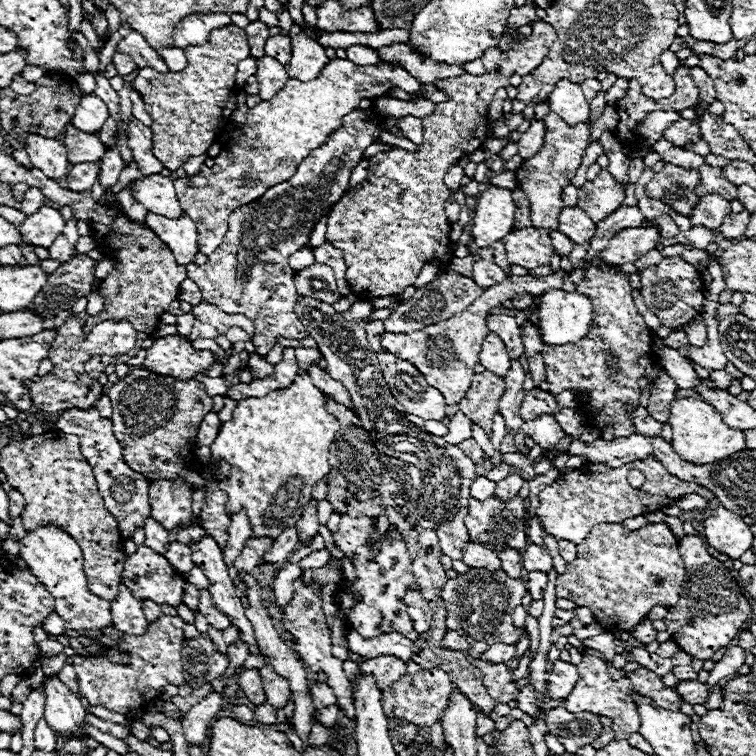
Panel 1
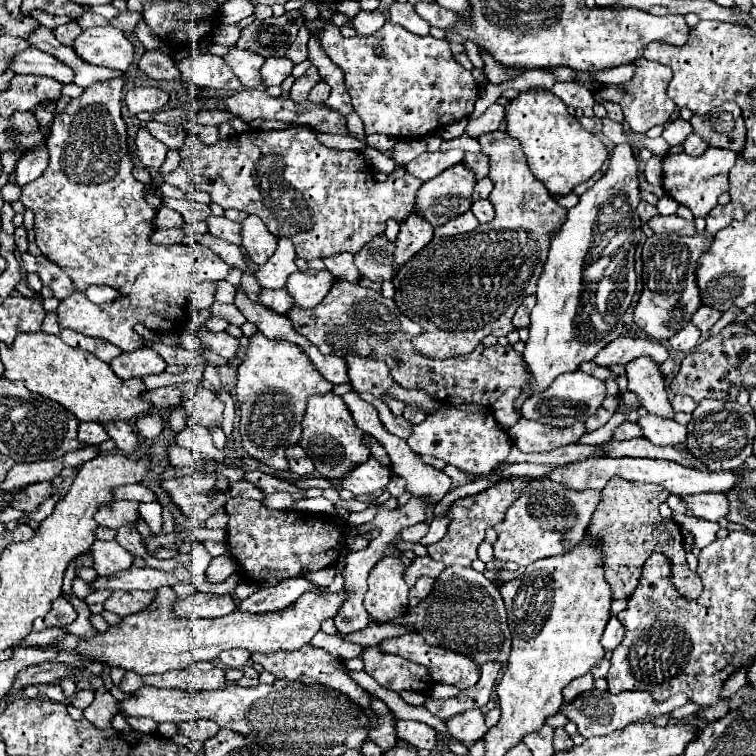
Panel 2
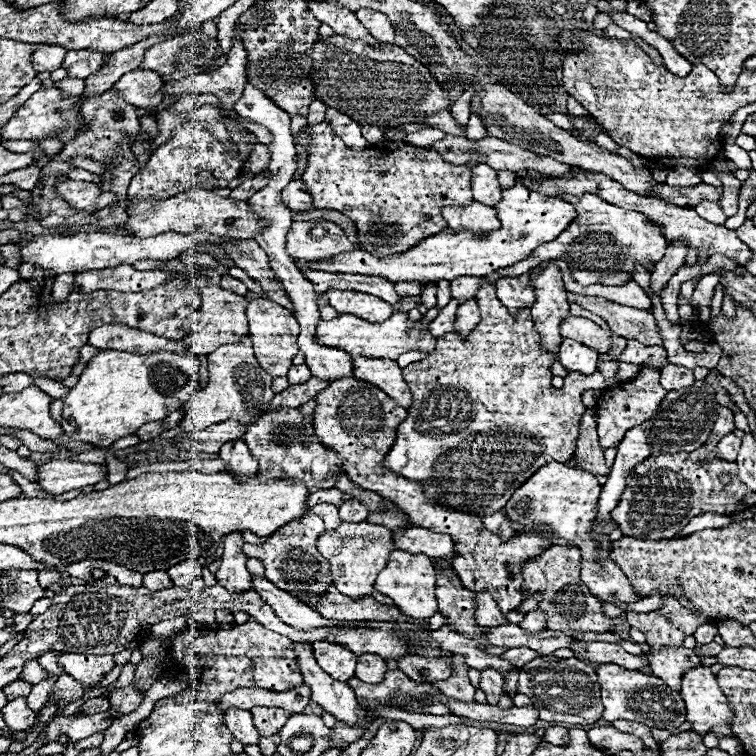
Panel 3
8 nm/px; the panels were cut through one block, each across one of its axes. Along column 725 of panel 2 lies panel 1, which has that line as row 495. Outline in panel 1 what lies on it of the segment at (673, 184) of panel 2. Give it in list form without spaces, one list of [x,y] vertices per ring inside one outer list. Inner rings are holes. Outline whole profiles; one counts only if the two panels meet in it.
[[[184,478],[176,482],[168,480],[148,480],[150,482],[150,498],[152,498],[152,518],[158,520],[166,530],[174,530],[178,526],[190,528],[194,526],[192,512],[192,484]]]

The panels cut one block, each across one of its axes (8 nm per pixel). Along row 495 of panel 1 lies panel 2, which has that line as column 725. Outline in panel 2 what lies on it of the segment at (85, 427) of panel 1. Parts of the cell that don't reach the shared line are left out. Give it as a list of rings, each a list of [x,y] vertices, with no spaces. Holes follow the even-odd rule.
[[[724,102],[708,116],[692,116],[690,124],[694,134],[706,140],[710,146],[728,148],[734,152],[742,152],[746,144],[746,128],[742,110],[734,102]]]

